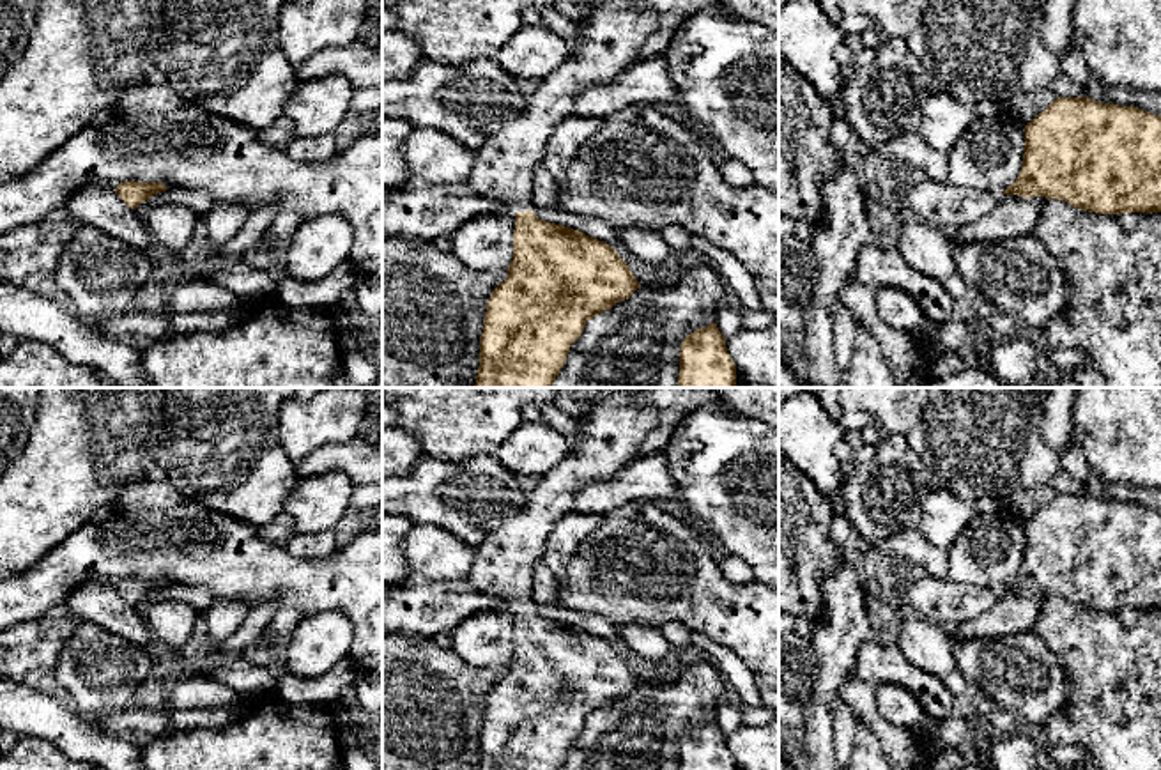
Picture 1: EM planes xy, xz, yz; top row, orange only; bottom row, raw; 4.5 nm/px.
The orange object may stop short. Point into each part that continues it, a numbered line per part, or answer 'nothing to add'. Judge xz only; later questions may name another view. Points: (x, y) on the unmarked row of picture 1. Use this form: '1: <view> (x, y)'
1: xz (609, 436)

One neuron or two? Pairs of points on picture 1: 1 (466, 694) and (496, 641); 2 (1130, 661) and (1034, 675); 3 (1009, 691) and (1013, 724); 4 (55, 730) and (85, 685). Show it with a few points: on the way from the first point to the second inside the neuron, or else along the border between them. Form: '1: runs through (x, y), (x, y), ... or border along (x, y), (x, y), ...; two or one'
1: border along (450, 648), (473, 666), (507, 664); two
2: border along (1039, 636), (1069, 685), (1069, 705), (1062, 714); two
3: border along (999, 707), (1023, 724); two
4: border along (76, 710), (92, 717); two

